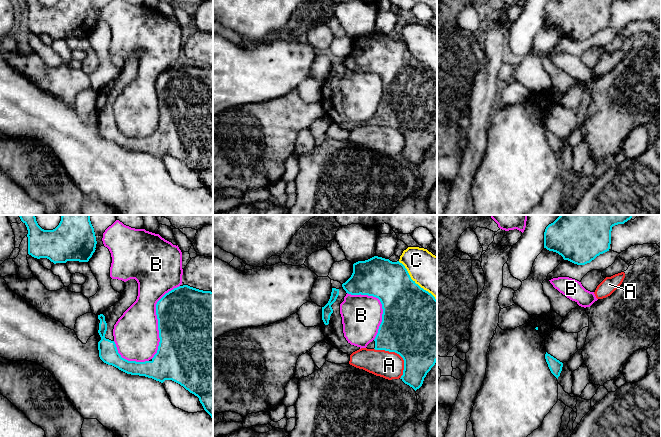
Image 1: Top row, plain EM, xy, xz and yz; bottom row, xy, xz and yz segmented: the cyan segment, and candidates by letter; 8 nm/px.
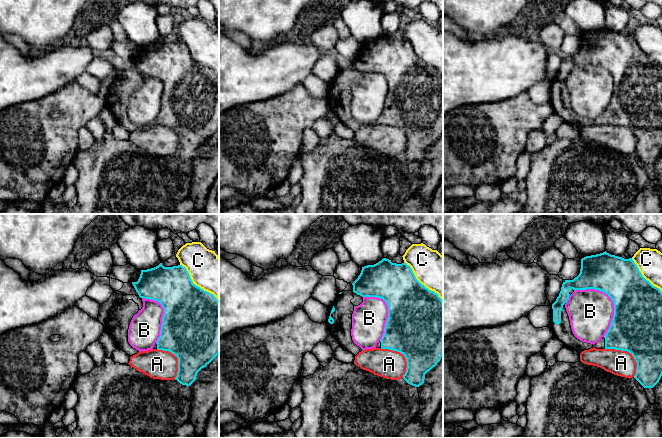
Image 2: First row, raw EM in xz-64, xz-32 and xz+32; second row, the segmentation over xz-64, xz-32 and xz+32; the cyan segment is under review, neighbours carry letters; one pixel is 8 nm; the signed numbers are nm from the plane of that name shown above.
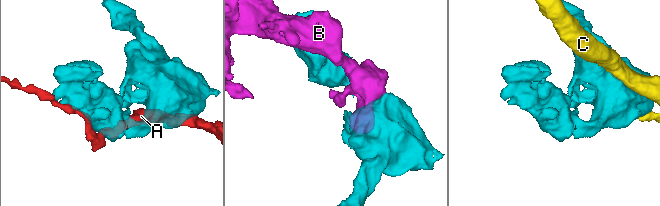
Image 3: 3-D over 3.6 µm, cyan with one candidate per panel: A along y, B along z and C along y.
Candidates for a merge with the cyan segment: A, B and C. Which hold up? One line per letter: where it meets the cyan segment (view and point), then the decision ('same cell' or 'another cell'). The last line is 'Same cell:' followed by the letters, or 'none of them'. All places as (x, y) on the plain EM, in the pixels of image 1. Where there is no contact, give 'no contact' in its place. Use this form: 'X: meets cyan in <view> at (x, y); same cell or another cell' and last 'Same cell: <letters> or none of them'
A: meets cyan in xz at (398, 129); another cell
B: meets cyan in xy at (157, 94); another cell
C: meets cyan in xz at (414, 58); another cell
Same cell: none of them

